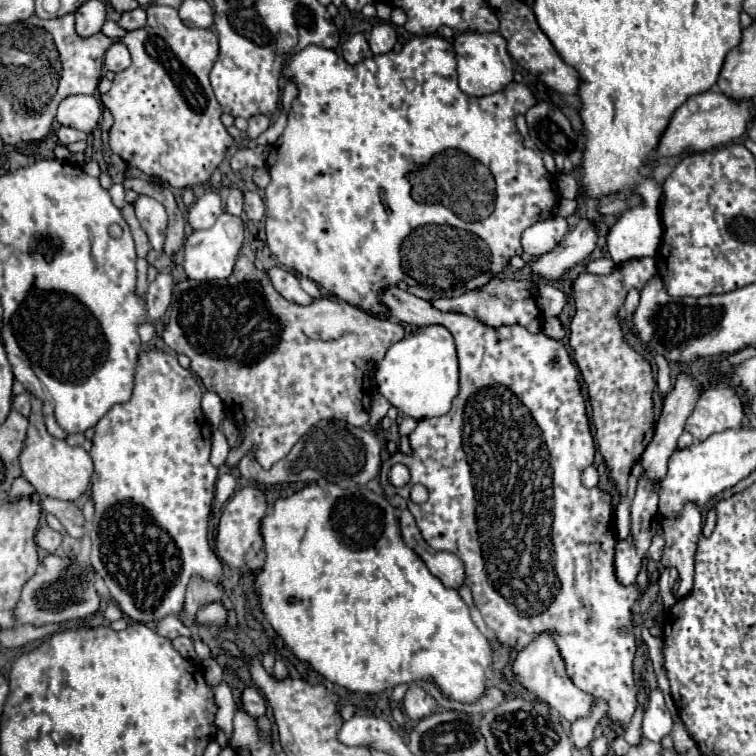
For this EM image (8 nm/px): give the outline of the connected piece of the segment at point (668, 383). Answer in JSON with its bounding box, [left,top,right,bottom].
[656,354,672,396]

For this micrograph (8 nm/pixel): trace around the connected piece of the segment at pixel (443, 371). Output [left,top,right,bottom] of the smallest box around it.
[375,326,460,420]

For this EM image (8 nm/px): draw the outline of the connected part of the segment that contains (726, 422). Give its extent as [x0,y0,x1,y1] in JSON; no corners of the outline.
[686,386,744,442]

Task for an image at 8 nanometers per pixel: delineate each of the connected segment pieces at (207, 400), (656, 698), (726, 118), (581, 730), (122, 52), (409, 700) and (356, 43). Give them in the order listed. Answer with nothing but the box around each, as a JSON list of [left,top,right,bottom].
[[202,392,224,430],[642,688,672,742],[656,90,750,156],[570,700,608,750],[104,42,130,72],[402,684,436,720],[342,34,370,64]]

